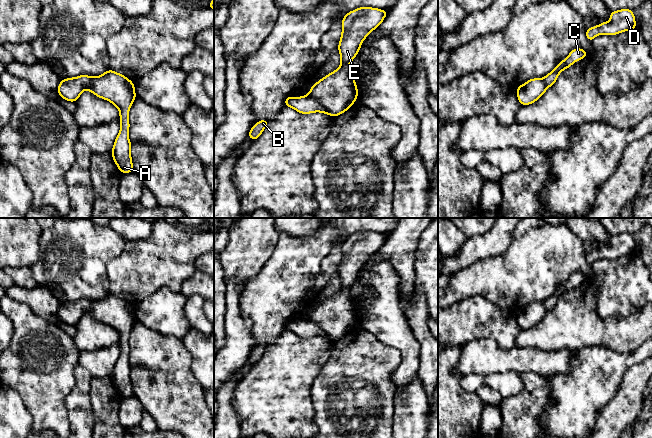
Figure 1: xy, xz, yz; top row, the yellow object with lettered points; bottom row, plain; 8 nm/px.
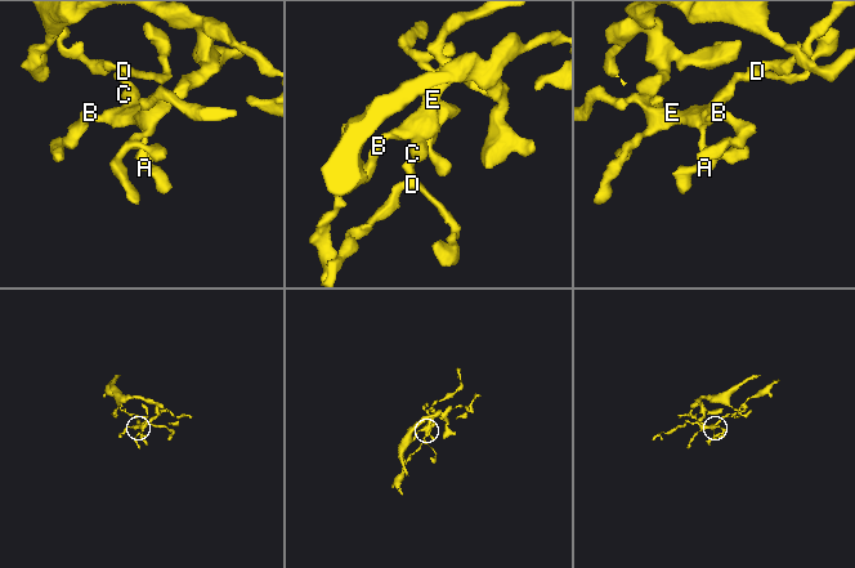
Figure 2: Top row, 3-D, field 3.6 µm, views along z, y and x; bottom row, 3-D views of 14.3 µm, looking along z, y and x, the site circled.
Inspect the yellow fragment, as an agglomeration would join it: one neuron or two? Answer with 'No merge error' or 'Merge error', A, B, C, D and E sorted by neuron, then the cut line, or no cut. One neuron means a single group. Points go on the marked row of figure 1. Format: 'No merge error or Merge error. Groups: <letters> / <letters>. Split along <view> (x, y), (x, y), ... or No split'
Merge error. Groups: A E / B C D. Split along xz (307, 95), (314, 98), (330, 114)

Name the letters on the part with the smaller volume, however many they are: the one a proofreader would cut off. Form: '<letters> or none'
B, C, D

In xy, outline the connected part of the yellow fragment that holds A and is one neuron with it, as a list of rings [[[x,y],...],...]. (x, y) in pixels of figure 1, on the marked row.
[[[109,69],[101,76],[94,77],[86,89],[96,96],[110,101],[119,109],[121,129],[114,142],[111,154],[121,173],[132,172],[131,142],[128,137],[130,128],[128,114],[136,98],[134,83],[127,77]]]

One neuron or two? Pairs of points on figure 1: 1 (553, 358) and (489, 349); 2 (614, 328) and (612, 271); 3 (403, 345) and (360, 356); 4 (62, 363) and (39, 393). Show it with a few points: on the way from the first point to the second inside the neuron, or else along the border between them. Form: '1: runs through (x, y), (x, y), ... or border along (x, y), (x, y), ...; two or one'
1: runs through (537, 359), (505, 359); one
2: border along (595, 306), (602, 317), (627, 316), (637, 311); two
3: border along (372, 334), (399, 353), (400, 362), (393, 371); two
4: runs through (55, 370), (42, 383), (42, 386); one

